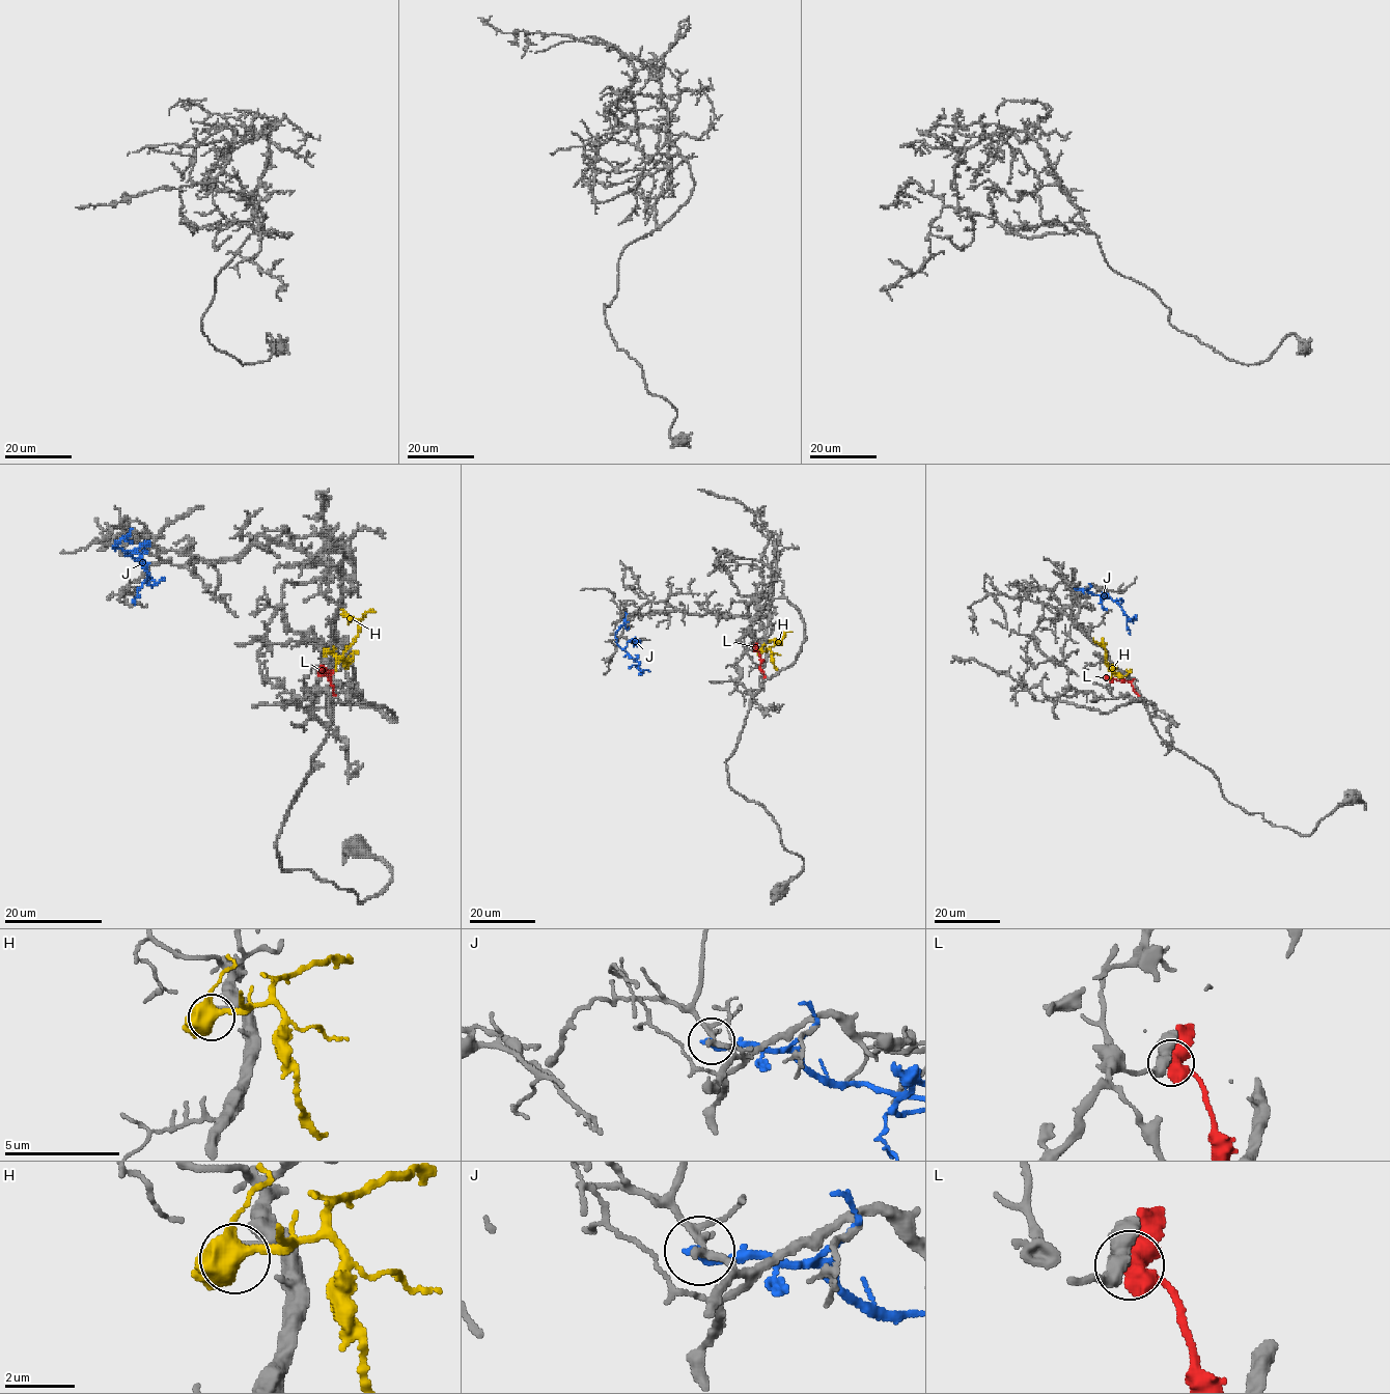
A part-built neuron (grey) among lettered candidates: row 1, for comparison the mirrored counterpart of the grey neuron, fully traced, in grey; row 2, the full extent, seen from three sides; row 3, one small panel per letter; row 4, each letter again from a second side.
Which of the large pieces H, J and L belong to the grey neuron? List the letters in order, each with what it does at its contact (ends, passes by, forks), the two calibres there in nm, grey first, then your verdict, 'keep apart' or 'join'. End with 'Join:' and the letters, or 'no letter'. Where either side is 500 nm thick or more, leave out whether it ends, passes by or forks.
H: it forks | 120/440 nm | keep apart
J: it ends | 160/240 nm | keep apart
L: 280/550 nm | keep apart
Join: no letter

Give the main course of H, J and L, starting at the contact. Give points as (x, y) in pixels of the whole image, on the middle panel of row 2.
H: (760, 651), (781, 643), (785, 632), (791, 631)
J: (626, 614), (624, 622), (614, 635), (616, 643), (639, 663), (631, 667)
L: (754, 648), (760, 656), (760, 669), (765, 677)

